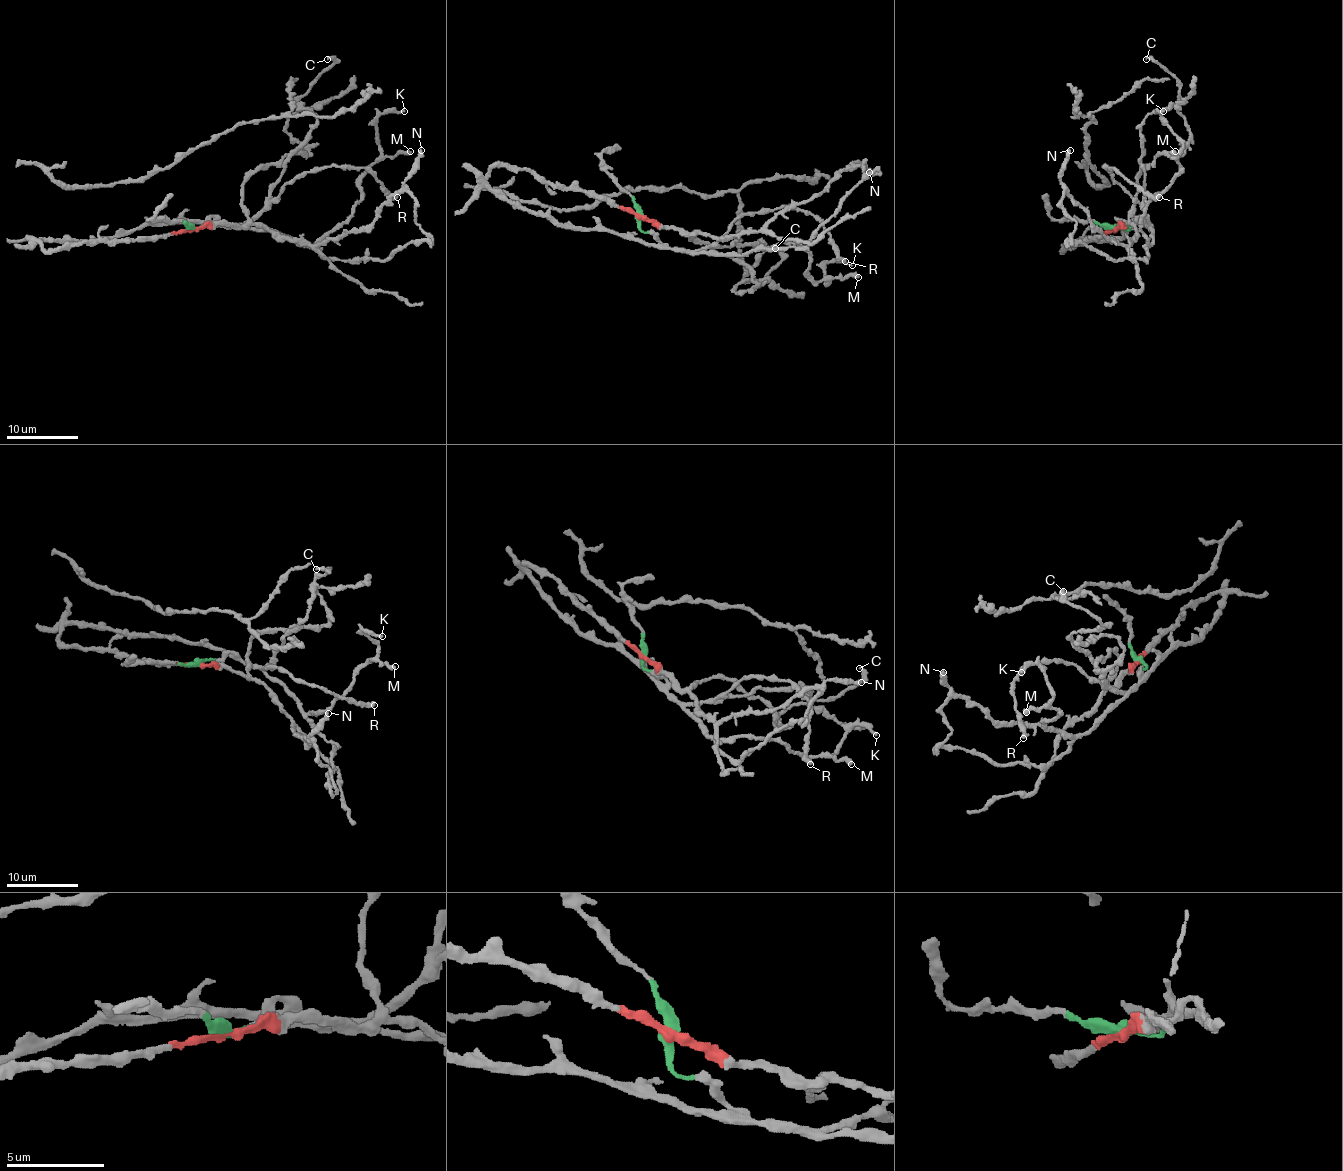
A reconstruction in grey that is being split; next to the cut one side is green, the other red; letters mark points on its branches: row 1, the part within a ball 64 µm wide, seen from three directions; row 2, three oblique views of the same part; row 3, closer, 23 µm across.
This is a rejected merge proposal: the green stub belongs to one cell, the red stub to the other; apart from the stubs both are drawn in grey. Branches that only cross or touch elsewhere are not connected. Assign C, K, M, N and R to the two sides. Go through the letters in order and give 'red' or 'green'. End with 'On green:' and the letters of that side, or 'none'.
C: green
K: green
M: green
N: red
R: green
On green: C, K, M, R

